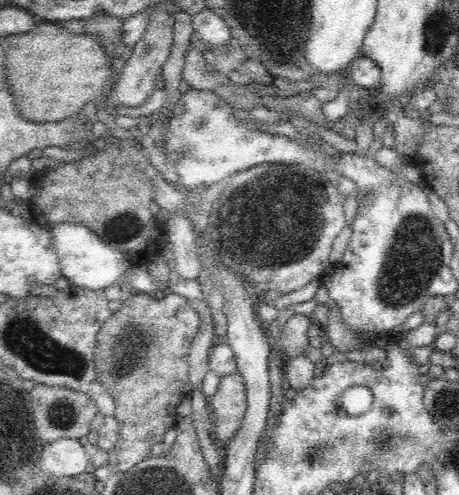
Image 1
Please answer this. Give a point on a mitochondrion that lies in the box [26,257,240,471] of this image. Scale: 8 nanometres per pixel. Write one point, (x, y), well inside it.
(64, 413)

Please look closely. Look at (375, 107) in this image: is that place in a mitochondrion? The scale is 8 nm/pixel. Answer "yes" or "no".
no

